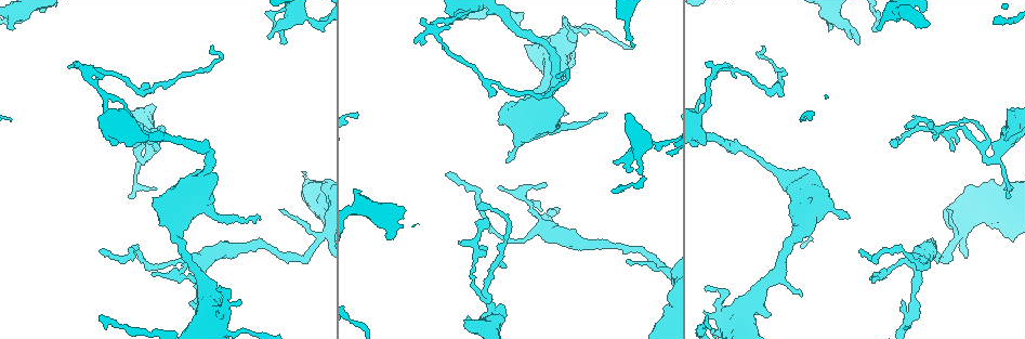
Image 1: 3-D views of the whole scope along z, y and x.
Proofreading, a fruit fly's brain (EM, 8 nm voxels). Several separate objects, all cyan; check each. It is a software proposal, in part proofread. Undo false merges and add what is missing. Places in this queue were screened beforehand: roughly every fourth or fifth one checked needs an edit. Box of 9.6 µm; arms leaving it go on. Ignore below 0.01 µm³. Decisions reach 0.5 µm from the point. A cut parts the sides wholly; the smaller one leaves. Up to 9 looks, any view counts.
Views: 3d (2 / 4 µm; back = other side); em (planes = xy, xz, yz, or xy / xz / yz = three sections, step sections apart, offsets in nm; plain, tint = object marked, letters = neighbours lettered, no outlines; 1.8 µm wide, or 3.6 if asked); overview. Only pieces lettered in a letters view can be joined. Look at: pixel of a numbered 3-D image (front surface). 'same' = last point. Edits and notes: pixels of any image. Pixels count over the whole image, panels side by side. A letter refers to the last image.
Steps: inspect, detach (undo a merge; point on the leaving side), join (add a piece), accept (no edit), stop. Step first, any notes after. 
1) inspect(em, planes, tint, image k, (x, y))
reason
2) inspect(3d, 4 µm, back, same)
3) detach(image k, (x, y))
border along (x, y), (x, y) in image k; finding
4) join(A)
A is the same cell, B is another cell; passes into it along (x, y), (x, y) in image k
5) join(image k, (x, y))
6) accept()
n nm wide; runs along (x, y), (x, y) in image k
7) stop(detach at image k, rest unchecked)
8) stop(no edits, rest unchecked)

inspect(3d, 4 µm, image 1, (708, 316))
tapers out

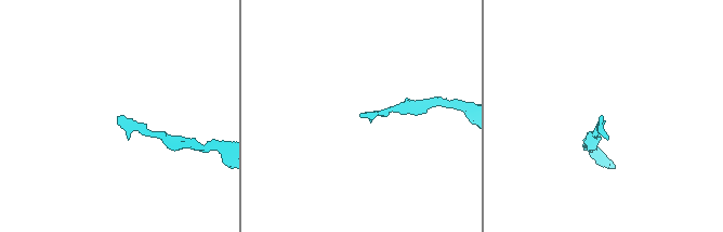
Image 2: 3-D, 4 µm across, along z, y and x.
inspect(em, xy, step 16, letters, image 2, (117, 118))

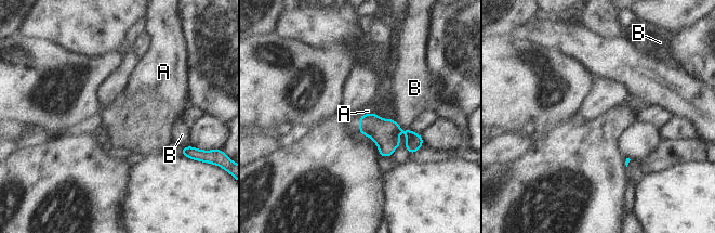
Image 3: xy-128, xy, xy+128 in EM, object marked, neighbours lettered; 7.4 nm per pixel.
inspect(em, xz, step 16, letters, same)

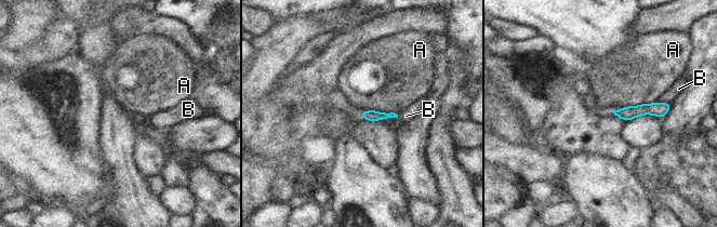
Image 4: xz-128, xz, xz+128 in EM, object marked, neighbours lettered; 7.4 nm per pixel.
accept()
A and B are other cells; border along (393, 111), (363, 110), (361, 112) in image 4; no lettered piece goes on from it

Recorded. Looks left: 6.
inspect(3d, 4 µm, image 1, (177, 228))
thick turns thin

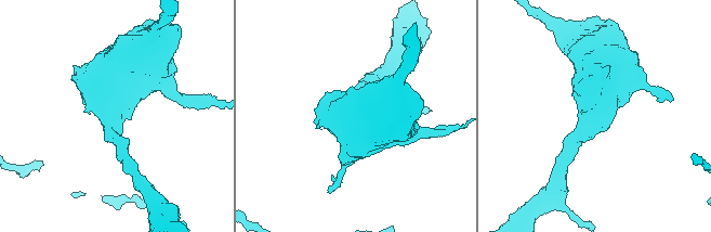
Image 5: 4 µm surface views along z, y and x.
inspect(em, 3.6 µm, xy, step 4, letters, image 5, (111, 113))
need the tissue

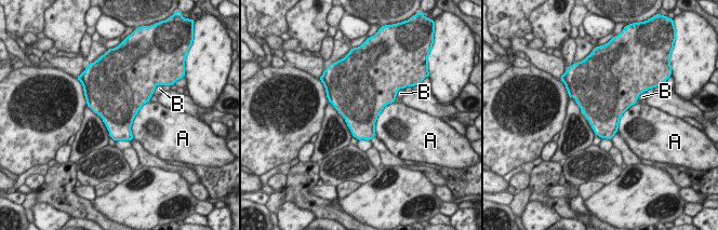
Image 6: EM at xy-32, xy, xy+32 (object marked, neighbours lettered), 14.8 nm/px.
inspect(em, 3.6 µm, planes, letters, same)

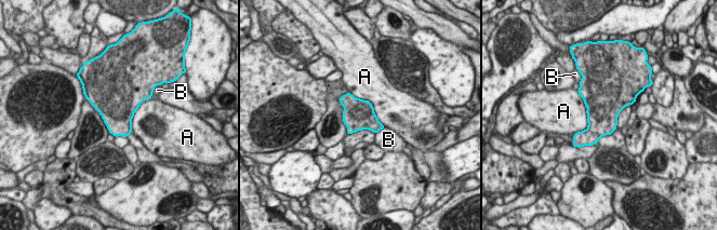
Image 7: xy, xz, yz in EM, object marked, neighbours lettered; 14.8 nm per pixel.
accept()
A touches over 650 nm; A and B are other cells; border along (576, 91), (587, 126), (574, 134) in image 7; continuous, no second cell

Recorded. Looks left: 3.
inspect(3d, 2 µm, image 1, (983, 152))
looks like a crossing

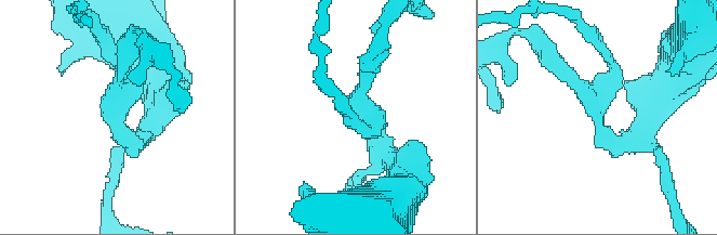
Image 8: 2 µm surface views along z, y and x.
inspect(em, planes, letters, image 8, (602, 111))
4 arms; now the EM

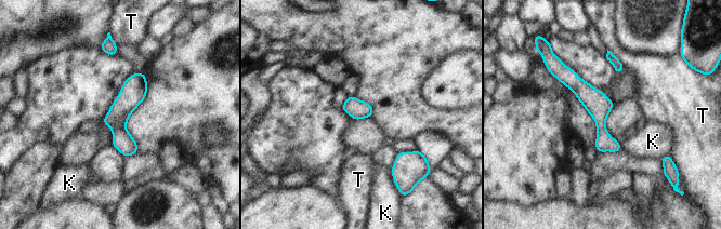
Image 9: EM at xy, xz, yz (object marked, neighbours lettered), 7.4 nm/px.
accept()
K and T are other cells; runs along (562, 66), (616, 149) in image 9; one cell here

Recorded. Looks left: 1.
inspect(em, planes, letters, image 1, (357, 190))
thick end

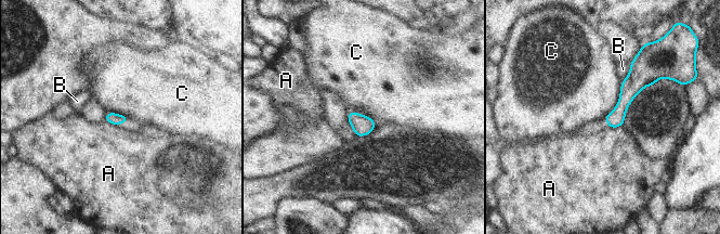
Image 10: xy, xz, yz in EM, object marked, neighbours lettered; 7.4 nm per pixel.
accept()
C touches over 320 nm; A, B and C are other cells; no lettered piece goes on from it

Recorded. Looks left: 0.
stop(no edits, rest unchecked)

